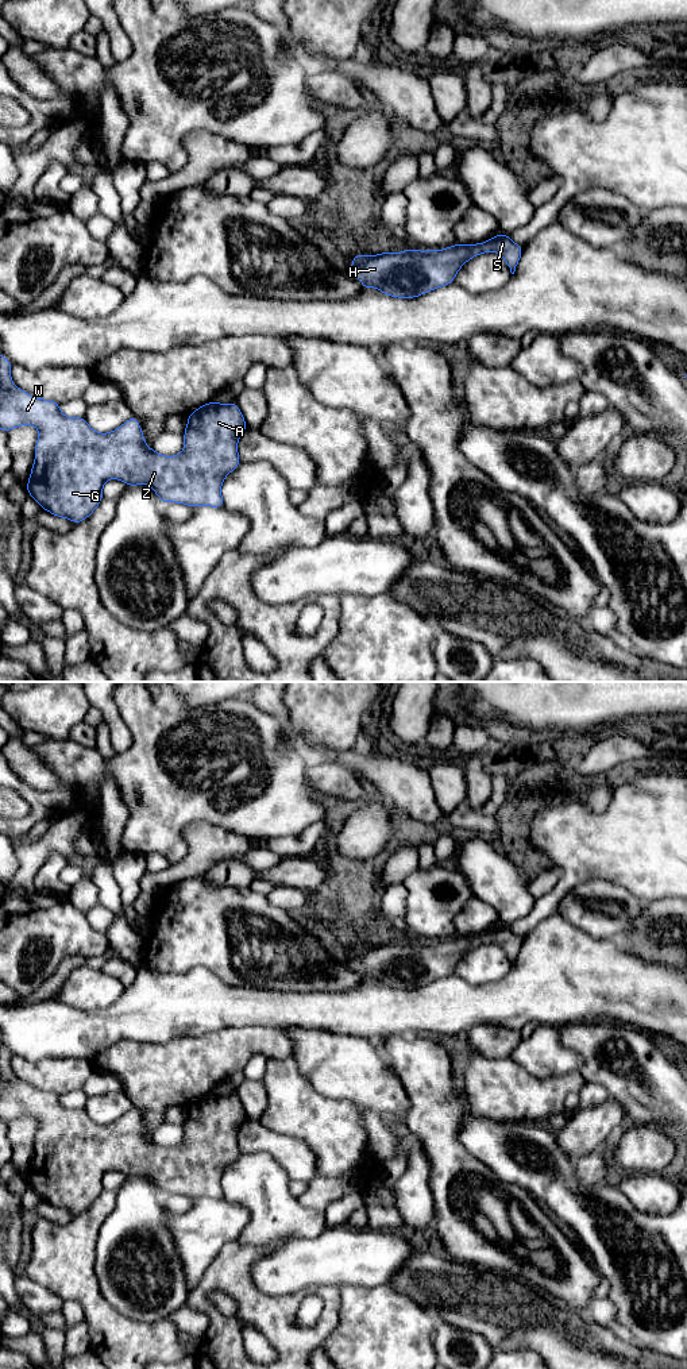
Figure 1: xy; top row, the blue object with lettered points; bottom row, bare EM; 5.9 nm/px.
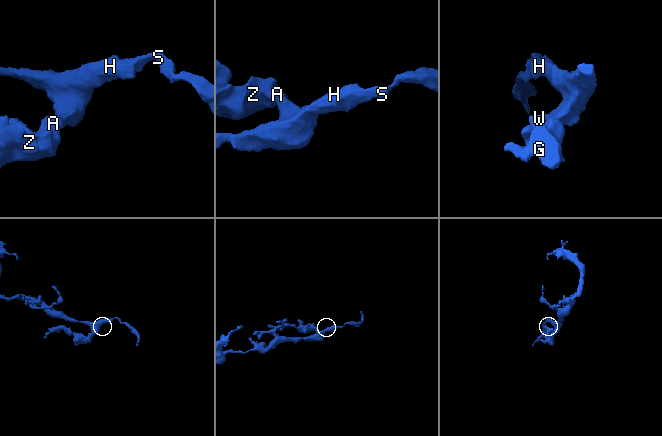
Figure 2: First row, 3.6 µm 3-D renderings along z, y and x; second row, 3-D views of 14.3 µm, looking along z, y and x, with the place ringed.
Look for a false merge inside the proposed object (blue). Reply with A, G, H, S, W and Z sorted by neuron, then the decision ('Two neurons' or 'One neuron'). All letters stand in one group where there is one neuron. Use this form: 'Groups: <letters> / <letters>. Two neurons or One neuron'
Groups: A G H S W Z. One neuron

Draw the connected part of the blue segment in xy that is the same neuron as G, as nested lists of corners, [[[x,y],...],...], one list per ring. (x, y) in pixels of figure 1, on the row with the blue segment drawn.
[[[0,354],[0,429],[8,432],[20,425],[38,428],[35,462],[26,489],[42,509],[78,524],[103,501],[103,486],[108,479],[120,479],[127,486],[147,483],[163,505],[224,506],[221,483],[240,464],[238,440],[247,428],[235,402],[212,401],[192,412],[184,432],[182,452],[165,456],[144,443],[136,417],[132,416],[112,432],[99,433],[84,417],[63,416],[59,402],[36,398],[19,389],[11,379],[11,366]]]

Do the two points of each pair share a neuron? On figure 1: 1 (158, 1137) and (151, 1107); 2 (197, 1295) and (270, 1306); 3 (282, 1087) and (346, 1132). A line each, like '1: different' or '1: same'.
1: different
2: same
3: same

